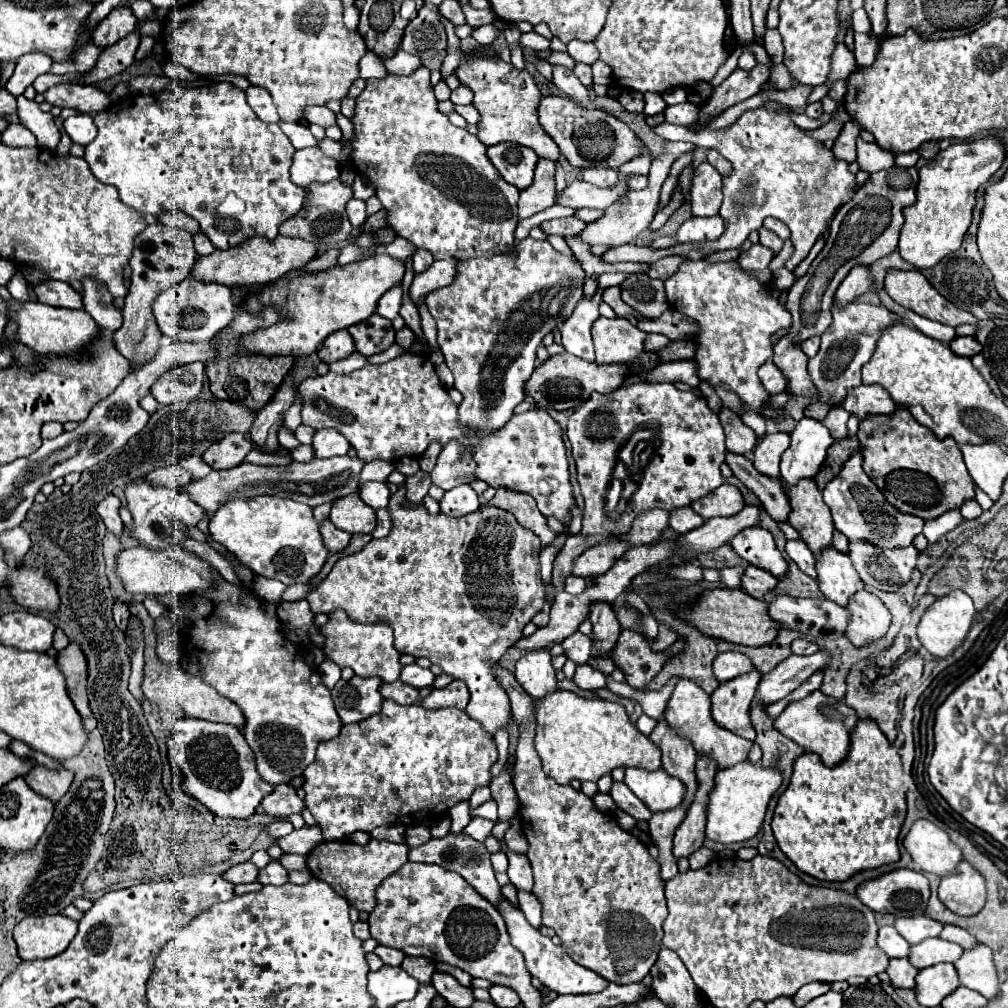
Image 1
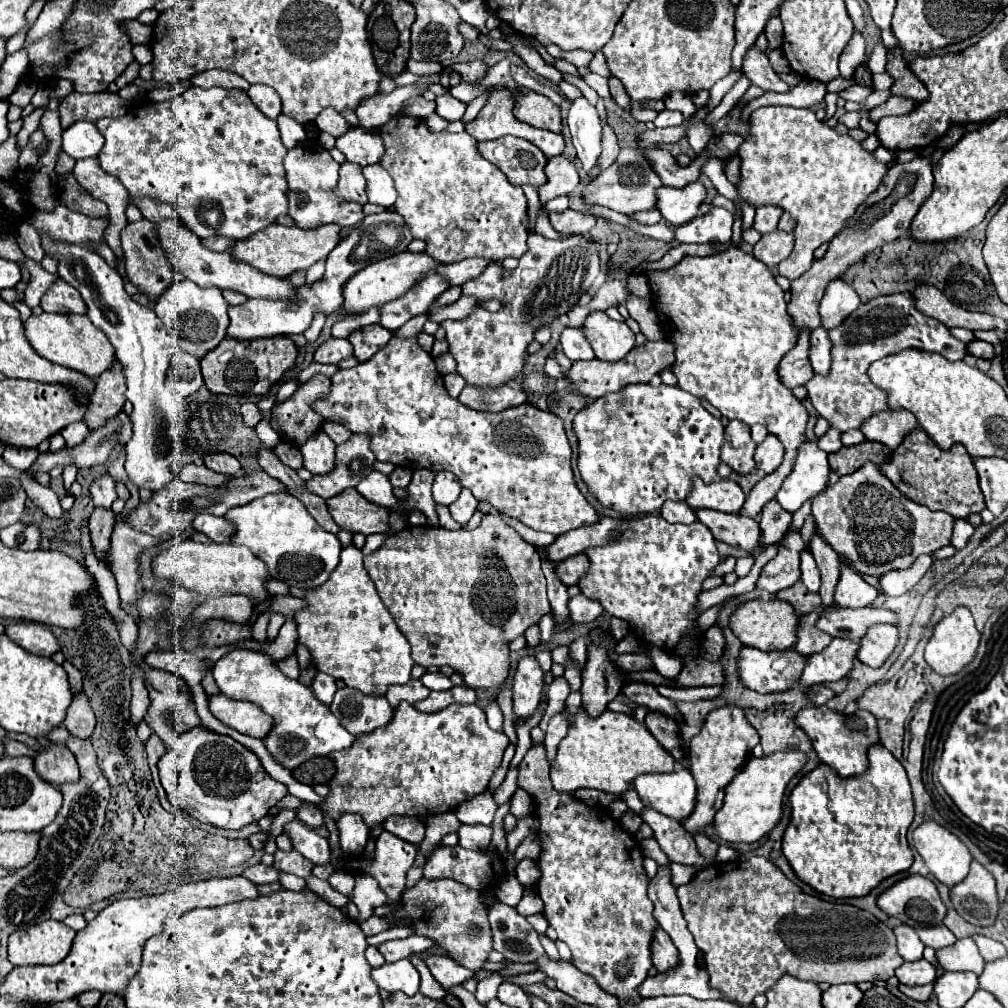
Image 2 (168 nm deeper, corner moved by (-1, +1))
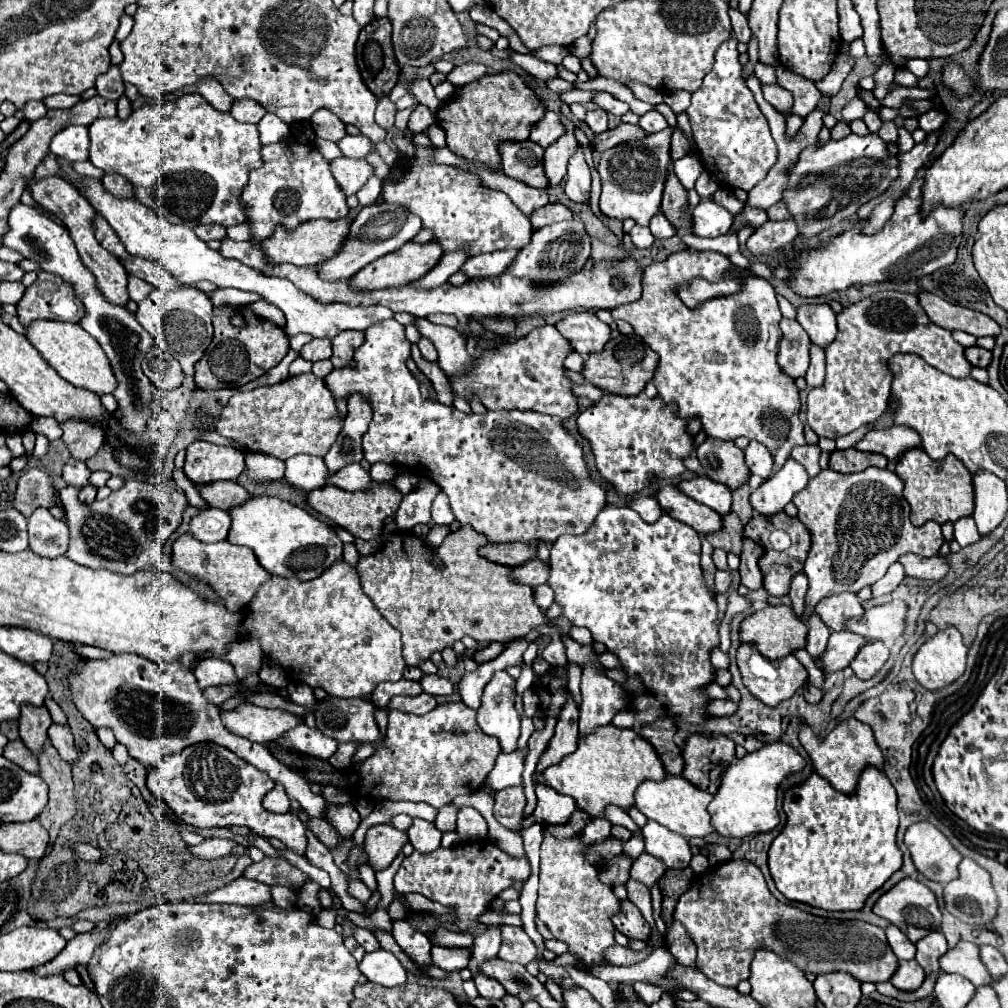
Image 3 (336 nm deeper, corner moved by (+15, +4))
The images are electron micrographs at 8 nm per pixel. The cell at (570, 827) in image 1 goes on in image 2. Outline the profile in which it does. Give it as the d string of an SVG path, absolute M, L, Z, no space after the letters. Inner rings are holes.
M532 746L520 762L518 786L534 798L534 814L540 822L538 836L542 840L542 854L538 862L542 876L538 882L538 896L544 902L544 918L558 932L558 938L570 946L574 966L580 972L590 974L604 992L616 996L620 1002L640 1002L642 996L638 988L652 966L650 942L652 932L658 924L652 916L654 906L646 896L648 876L644 870L644 856L638 842L628 832L624 832L618 822L614 822L608 810L588 808L574 796L554 790L544 746Z

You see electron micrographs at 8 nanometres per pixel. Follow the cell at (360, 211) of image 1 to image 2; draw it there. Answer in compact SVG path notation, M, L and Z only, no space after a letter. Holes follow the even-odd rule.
M320 145L296 146L288 150L286 158L286 180L290 184L288 190L288 216L296 222L302 230L314 230L320 224L338 224L338 226L354 226L364 218L362 204L342 200L334 194L338 182L338 168L340 164L334 162L326 148ZM300 188L300 190L294 190Z

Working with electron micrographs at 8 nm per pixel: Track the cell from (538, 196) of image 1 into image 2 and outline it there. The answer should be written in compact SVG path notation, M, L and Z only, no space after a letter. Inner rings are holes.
M564 154L550 158L544 170L546 170L548 182L538 188L540 202L544 202L544 204L552 198L568 196L580 184L580 176L578 176L574 162L570 158L566 158Z

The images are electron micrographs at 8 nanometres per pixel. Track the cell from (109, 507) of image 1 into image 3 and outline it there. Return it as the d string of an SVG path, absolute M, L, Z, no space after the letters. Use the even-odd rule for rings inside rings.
M70 459L66 465L64 465L64 481L76 489L82 489L86 485L90 485L90 475L92 471L86 467L84 461L78 461L78 459Z

